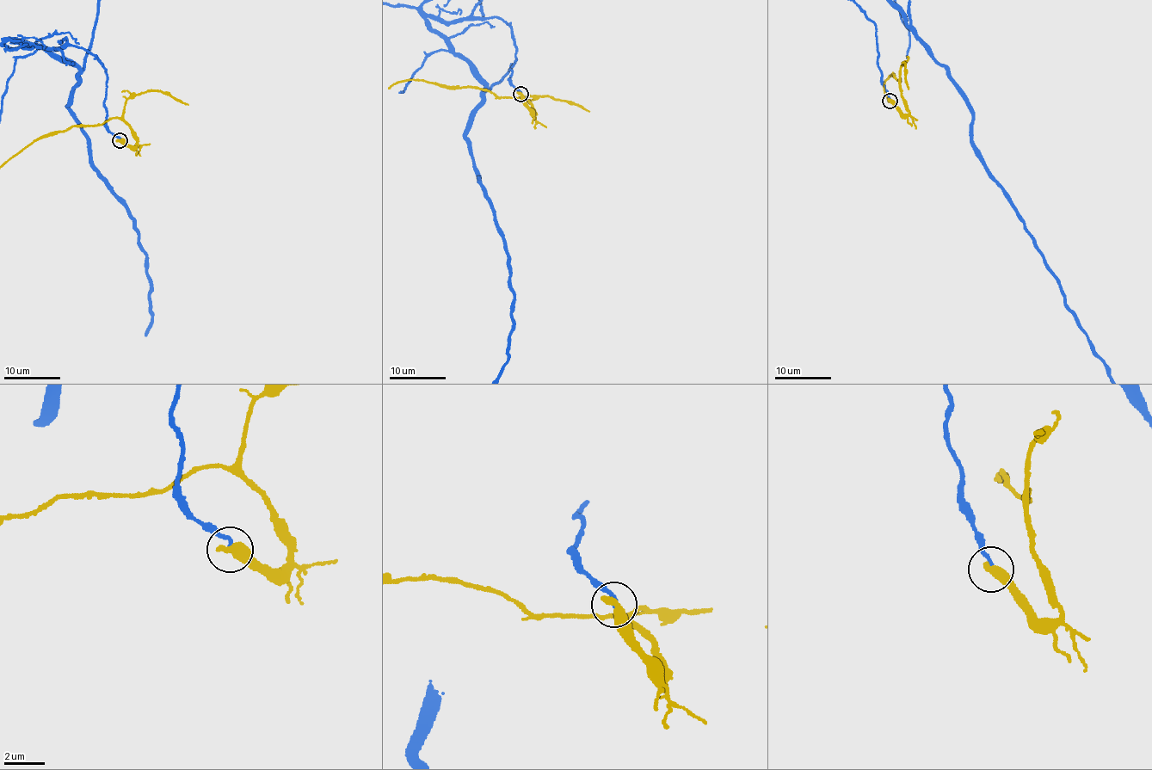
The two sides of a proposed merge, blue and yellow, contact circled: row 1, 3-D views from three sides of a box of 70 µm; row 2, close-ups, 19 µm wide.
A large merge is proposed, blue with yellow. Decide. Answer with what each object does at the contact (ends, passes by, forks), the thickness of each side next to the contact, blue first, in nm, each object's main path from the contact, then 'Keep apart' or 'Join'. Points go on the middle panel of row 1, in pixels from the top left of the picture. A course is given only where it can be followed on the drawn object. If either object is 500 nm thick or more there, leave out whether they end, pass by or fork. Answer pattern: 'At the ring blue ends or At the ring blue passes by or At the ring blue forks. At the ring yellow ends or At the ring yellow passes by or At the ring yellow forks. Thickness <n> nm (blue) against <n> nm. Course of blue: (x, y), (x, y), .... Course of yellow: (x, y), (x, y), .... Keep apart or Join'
Thickness 160 nm (blue) against 550 nm. Course of yellow: (520, 95), (535, 116), (532, 106), (520, 98), (502, 96), (477, 88), (453, 88), (415, 79), (388, 89). Keep apart

